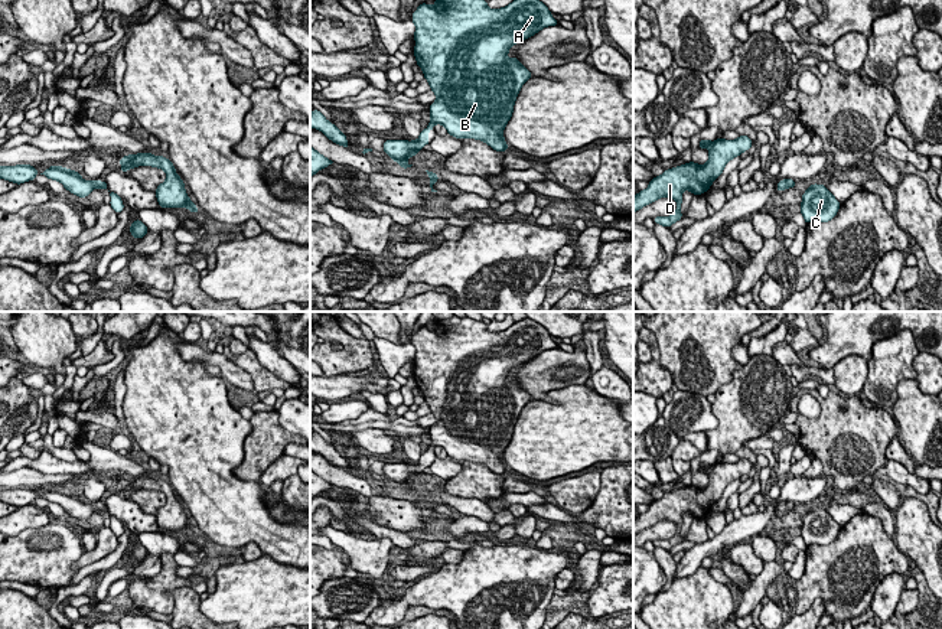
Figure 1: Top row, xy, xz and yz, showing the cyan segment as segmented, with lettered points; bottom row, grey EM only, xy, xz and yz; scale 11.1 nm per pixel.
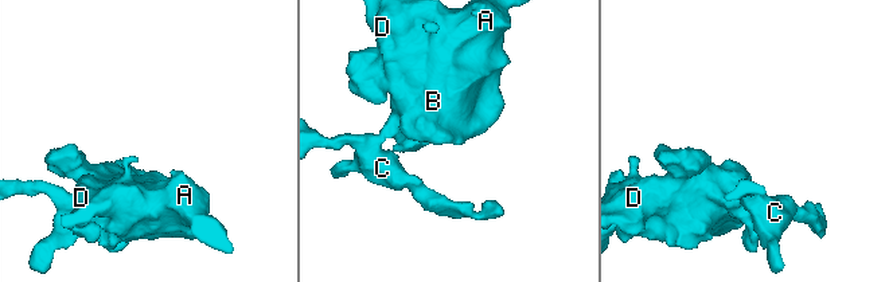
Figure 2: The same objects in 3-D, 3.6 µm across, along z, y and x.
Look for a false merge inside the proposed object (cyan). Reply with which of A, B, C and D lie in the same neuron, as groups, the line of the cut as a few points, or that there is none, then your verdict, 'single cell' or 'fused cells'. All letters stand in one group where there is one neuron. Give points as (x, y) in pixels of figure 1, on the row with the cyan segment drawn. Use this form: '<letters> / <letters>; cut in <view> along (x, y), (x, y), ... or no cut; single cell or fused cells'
A B C D; no cut; single cell

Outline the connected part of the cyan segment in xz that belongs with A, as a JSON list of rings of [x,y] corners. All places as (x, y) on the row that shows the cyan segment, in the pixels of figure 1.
[[[436,0],[433,6],[420,4],[411,20],[415,25],[414,56],[436,101],[430,104],[431,120],[420,137],[413,141],[385,140],[382,147],[387,156],[402,169],[411,167],[407,159],[417,157],[417,151],[430,144],[428,131],[436,124],[444,126],[449,136],[456,138],[482,140],[496,151],[506,151],[503,128],[512,117],[519,89],[532,76],[516,58],[506,55],[512,45],[558,25],[558,20],[540,0],[514,0],[502,9],[489,9],[485,0]]]

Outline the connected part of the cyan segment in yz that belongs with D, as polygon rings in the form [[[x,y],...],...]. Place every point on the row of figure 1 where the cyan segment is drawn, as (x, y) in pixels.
[[[739,136],[736,140],[700,140],[700,149],[705,150],[707,146],[710,150],[707,151],[708,162],[705,164],[690,162],[682,166],[668,169],[661,176],[652,177],[645,190],[633,195],[633,214],[659,198],[672,198],[677,201],[675,212],[671,216],[653,218],[655,224],[669,228],[674,222],[682,218],[679,211],[682,192],[690,190],[700,196],[710,190],[711,183],[721,176],[724,166],[731,159],[752,147],[752,140],[747,136]]]

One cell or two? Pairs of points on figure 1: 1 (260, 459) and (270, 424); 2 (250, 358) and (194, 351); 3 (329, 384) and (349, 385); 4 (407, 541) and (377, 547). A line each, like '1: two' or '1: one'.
1: one
2: two
3: one
4: two

